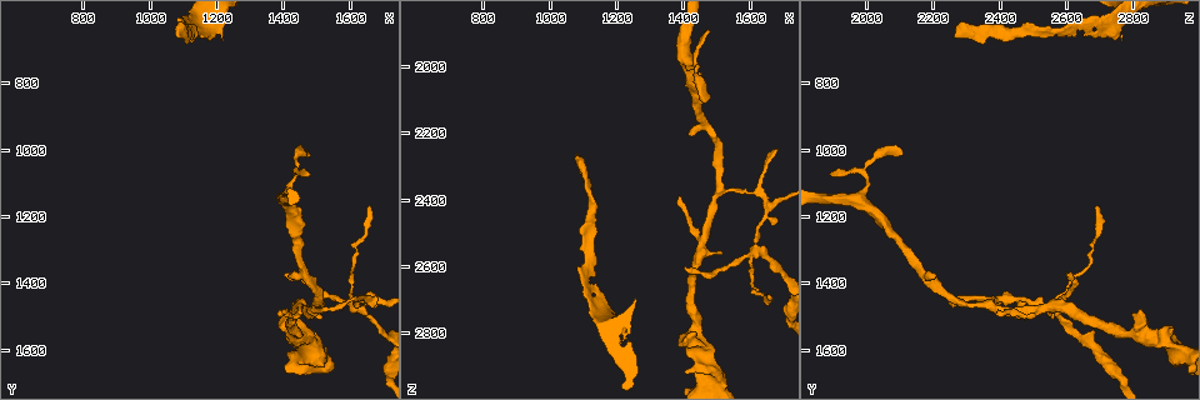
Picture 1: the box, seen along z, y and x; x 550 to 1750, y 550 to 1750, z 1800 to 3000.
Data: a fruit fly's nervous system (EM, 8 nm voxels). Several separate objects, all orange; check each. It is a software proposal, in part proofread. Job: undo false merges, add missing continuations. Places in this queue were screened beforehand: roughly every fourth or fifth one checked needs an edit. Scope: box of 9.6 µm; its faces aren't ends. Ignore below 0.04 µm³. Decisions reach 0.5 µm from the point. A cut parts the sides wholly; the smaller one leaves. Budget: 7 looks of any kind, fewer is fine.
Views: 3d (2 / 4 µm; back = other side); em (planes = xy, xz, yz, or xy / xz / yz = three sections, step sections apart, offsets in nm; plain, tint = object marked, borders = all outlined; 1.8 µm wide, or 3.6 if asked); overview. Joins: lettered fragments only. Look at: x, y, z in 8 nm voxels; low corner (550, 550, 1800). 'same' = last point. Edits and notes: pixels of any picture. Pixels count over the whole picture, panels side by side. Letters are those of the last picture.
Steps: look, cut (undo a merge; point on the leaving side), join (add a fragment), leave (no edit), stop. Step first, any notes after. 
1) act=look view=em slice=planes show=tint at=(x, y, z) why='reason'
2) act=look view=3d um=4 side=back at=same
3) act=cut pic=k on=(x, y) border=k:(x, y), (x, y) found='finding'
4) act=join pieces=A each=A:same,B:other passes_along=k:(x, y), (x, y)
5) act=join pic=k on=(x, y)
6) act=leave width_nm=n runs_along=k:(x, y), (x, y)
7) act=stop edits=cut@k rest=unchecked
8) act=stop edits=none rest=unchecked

act=look view=em slice=planes show=tint at=(1660, 1450, 2420) why='abrupt turn'

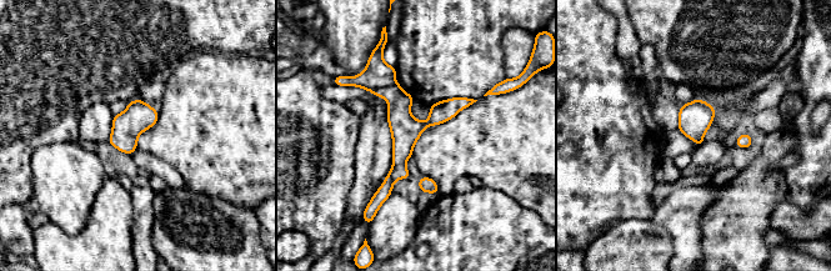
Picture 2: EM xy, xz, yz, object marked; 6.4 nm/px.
act=look view=em slice=planes show=borders at=same why='see the neighbours'

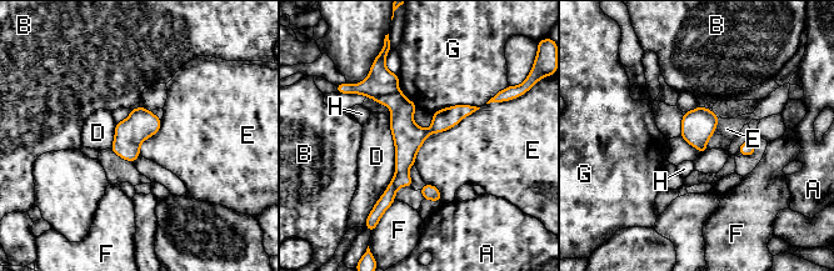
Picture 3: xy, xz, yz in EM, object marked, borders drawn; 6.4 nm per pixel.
act=cut pic=3 on=(403, 128) each=A:other,B:other,D:other,E:other,F:other,G:other,H:other border=3:(396, 86), (391, 93), (374, 99) found='two neurons meet here'

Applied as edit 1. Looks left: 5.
act=look view=overview

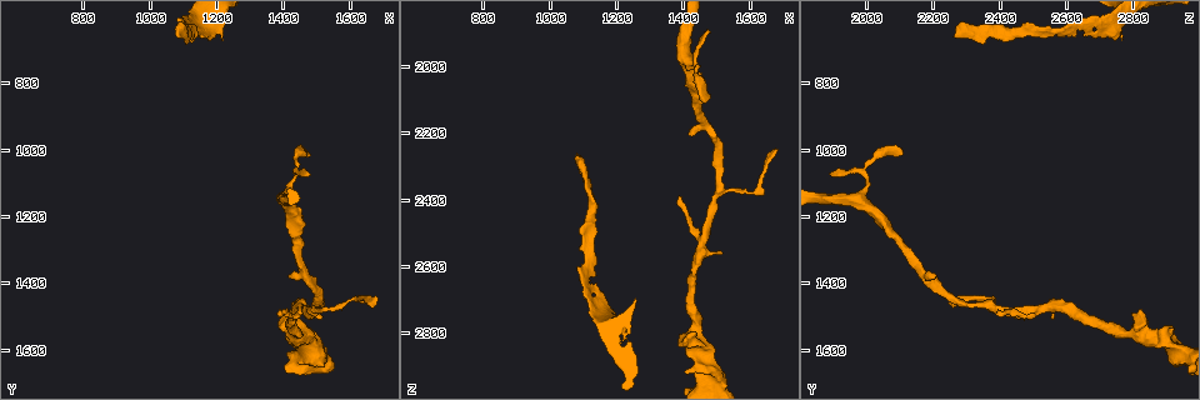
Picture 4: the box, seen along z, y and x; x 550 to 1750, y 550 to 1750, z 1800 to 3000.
act=look view=em slice=planes show=borders at=(1460, 1010, 2100) why='tapers out'

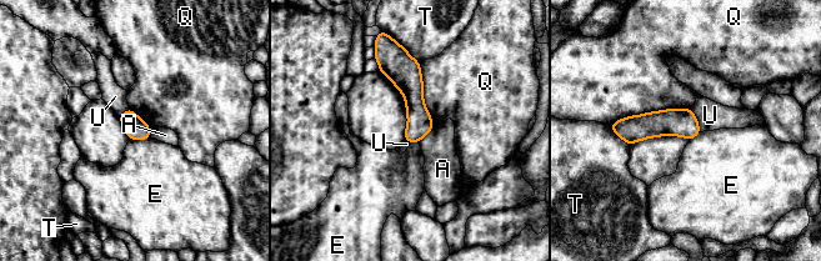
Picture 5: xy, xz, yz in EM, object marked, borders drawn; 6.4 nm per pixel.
act=leave each=A:other,E:other,Q:other,T:other,U:other runs_along=5:(615, 126), (687, 126), (696, 130) found='no lettered fragment goes on from it'

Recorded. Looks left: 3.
act=look view=em um=3.6 slice=xy step=16 show=borders at=(1140, 650, 2660) why='free end'

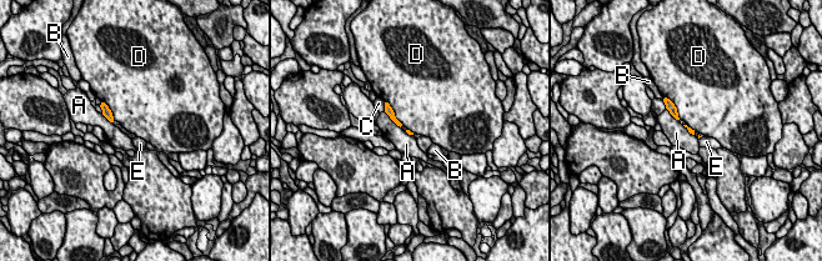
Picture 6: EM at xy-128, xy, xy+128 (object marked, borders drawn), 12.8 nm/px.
act=leave each=A:other,B:other,C:other,D:other,E:other found='none of them fits'

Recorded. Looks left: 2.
act=stop edits=cut@3 rest=unchecked

